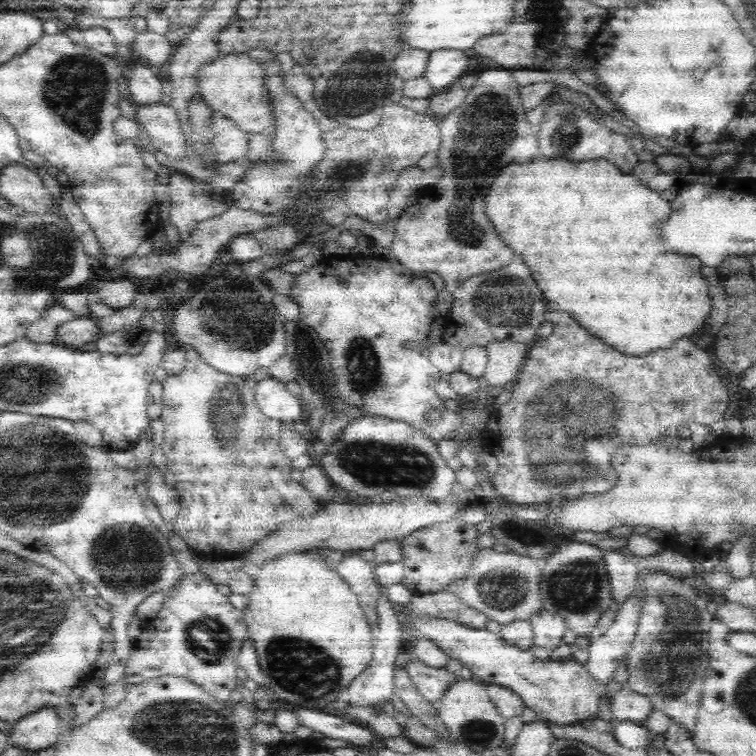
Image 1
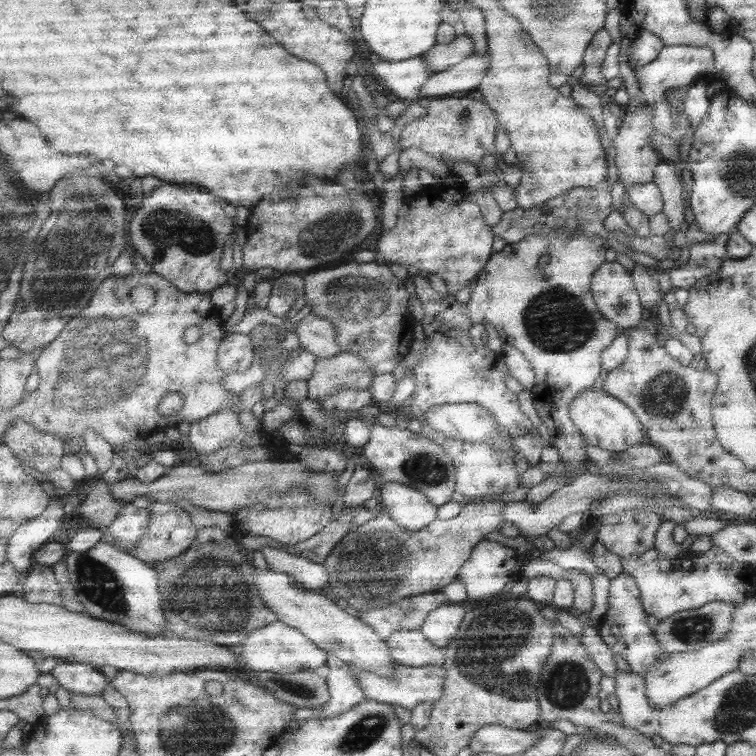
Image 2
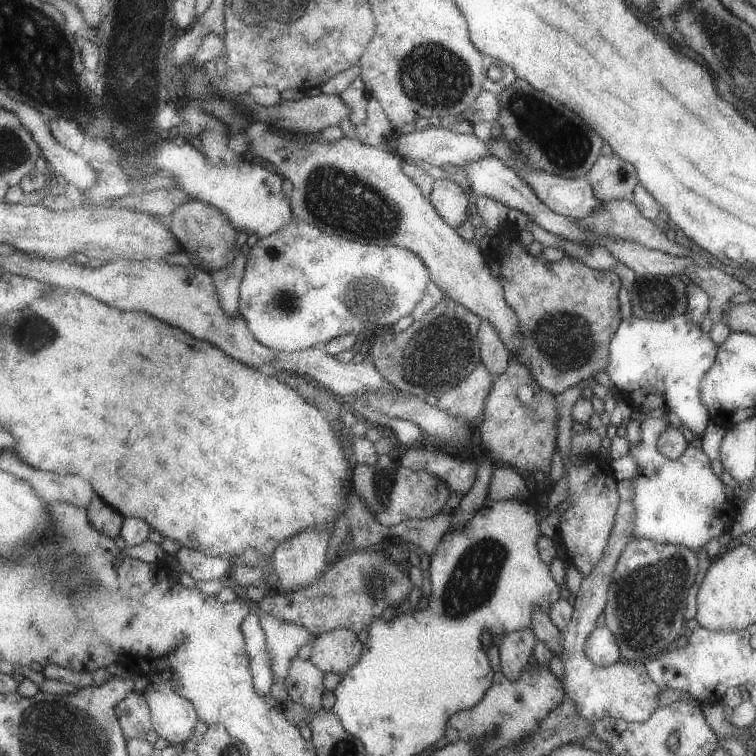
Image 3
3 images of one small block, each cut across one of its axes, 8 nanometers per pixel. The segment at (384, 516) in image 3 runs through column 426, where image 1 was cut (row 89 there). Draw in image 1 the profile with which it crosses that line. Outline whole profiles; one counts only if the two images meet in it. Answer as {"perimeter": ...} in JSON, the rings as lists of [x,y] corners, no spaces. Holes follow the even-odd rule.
{"perimeter":[[[487,69],[477,75],[477,83],[467,94],[464,103],[454,113],[438,121],[440,135],[436,150],[436,164],[442,177],[433,187],[419,191],[419,202],[408,206],[394,225],[394,240],[391,252],[407,272],[433,272],[442,278],[444,290],[453,292],[470,277],[508,266],[512,260],[512,250],[506,248],[502,238],[498,238],[494,225],[484,214],[485,198],[492,182],[508,164],[522,164],[539,159],[537,128],[527,120],[521,106],[519,88],[510,69]]]}

